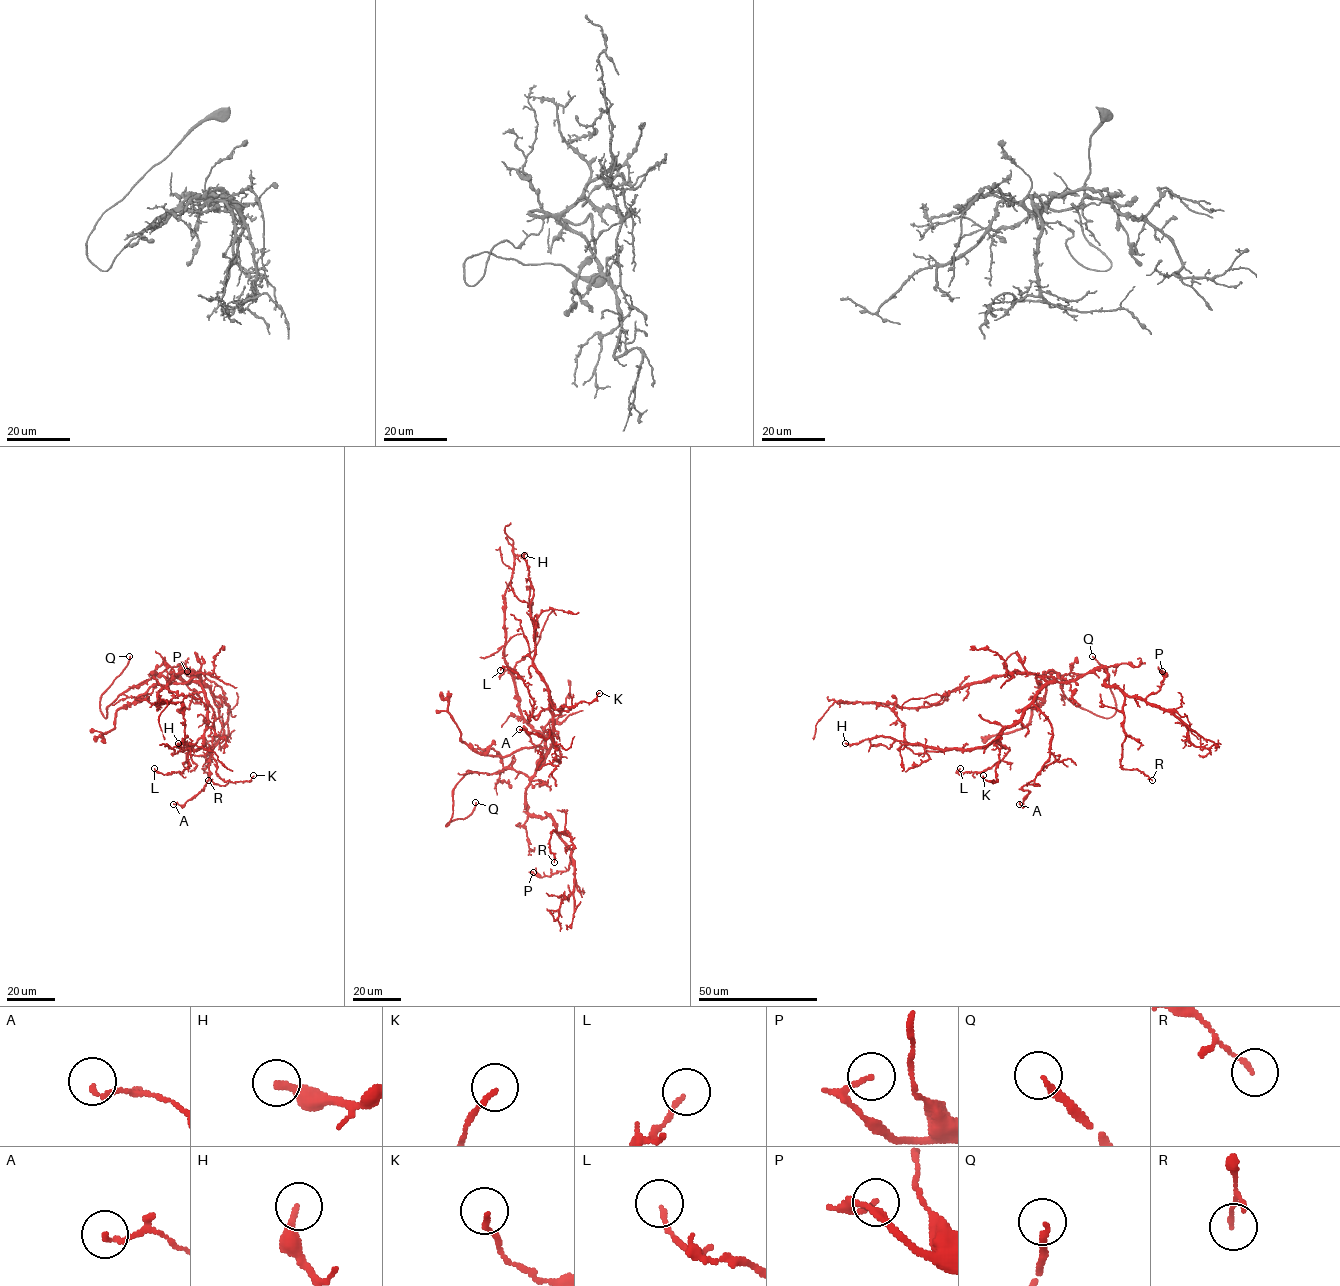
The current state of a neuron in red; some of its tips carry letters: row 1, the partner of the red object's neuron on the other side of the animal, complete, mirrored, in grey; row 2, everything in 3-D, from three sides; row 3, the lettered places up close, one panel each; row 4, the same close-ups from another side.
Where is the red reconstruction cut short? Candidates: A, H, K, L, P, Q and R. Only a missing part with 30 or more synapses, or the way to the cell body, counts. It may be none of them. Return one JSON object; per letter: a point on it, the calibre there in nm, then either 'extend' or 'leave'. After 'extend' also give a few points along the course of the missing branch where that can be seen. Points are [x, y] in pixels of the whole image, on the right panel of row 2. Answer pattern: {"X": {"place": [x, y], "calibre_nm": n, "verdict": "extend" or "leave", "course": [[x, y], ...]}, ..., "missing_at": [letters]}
{"A": {"place": [1019, 804], "calibre_nm": 120, "verdict": "leave"}, "H": {"place": [845, 743], "calibre_nm": 220, "verdict": "leave"}, "K": {"place": [983, 775], "calibre_nm": 140, "verdict": "leave"}, "L": {"place": [960, 768], "calibre_nm": 140, "verdict": "leave"}, "P": {"place": [1162, 671], "calibre_nm": 150, "verdict": "leave"}, "Q": {"place": [1092, 656], "calibre_nm": 190, "verdict": "extend", "course": [[1092, 656], [1064, 630], [1067, 616], [1092, 598]]}, "R": {"place": [1152, 780], "calibre_nm": 120, "verdict": "leave"}, "missing_at": ["Q"]}

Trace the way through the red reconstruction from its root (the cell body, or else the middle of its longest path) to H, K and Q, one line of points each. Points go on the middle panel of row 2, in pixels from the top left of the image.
H: (544, 742), (546, 756), (552, 714), (548, 686), (533, 663), (533, 587), (524, 555)
K: (544, 742), (546, 756), (552, 736), (551, 704), (557, 709), (591, 702), (599, 693)
Q: (544, 742), (544, 760), (530, 777), (511, 769), (467, 772), (453, 791), (446, 826), (467, 817), (475, 802)

